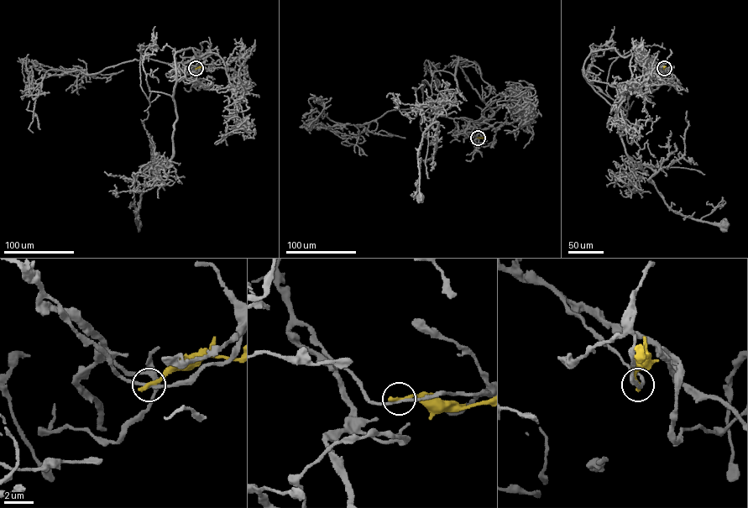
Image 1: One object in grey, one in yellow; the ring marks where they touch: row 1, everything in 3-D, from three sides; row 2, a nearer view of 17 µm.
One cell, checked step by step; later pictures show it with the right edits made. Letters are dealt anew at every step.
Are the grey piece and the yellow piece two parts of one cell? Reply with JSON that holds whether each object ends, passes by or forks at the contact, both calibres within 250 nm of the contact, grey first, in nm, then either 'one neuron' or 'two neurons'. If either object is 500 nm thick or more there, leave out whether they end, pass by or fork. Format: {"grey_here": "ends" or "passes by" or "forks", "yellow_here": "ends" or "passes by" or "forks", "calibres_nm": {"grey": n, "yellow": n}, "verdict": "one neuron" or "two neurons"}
{"grey_here": "passes by", "yellow_here": "ends", "calibres_nm": {"grey": 200, "yellow": 320}, "verdict": "two neurons"}

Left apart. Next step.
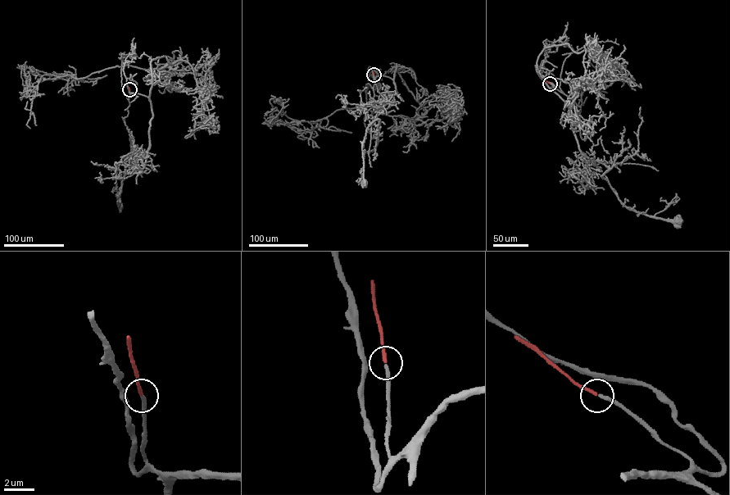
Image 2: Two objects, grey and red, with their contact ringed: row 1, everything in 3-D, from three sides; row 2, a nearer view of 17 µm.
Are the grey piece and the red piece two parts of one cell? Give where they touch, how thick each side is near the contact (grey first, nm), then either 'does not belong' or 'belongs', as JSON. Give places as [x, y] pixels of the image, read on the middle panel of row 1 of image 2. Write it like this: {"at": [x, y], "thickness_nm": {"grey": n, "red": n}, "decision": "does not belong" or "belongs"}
{"at": [374, 74], "thickness_nm": {"grey": 240, "red": 240}, "decision": "belongs"}

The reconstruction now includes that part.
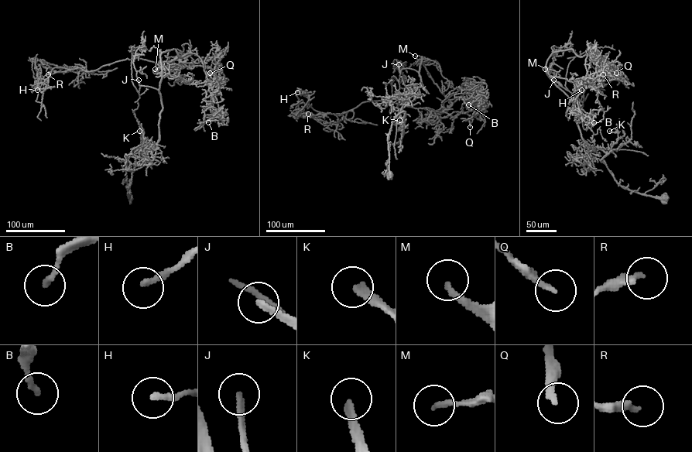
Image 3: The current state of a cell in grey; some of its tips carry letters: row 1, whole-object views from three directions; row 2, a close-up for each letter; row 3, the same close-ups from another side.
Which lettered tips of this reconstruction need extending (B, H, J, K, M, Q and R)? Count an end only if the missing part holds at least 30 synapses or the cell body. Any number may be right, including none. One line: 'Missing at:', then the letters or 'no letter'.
Missing at: J

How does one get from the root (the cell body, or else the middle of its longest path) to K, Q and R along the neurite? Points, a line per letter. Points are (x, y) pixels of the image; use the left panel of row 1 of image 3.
K: (130, 198), (128, 189), (131, 172), (137, 163), (145, 159), (139, 131)
Q: (130, 198), (140, 149), (159, 138), (160, 55), (191, 53), (180, 61), (210, 73)
R: (130, 198), (140, 149), (159, 138), (160, 55), (192, 53), (48, 74)

